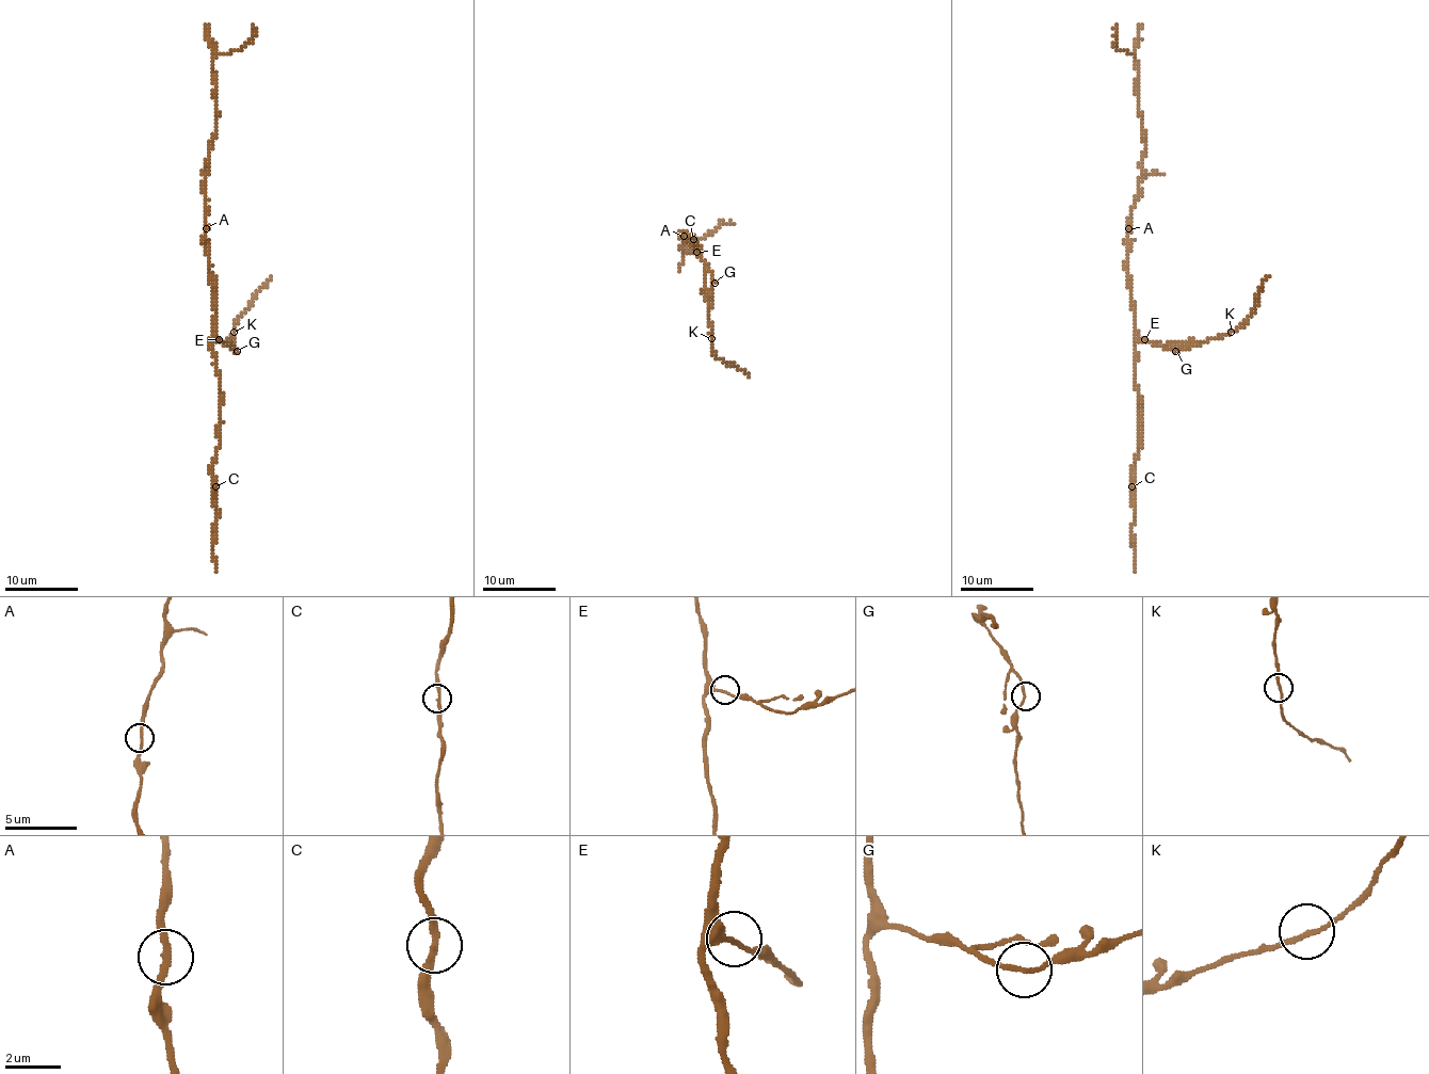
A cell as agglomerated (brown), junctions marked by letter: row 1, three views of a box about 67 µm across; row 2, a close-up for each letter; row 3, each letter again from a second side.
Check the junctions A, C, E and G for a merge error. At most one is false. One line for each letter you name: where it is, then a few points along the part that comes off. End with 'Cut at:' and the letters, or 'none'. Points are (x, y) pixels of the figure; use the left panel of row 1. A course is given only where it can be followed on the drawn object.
Cut at: none

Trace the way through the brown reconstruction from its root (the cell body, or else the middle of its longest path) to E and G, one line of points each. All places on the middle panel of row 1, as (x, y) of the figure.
E: (693, 238), (696, 252)
G: (693, 238), (693, 244), (715, 283)

